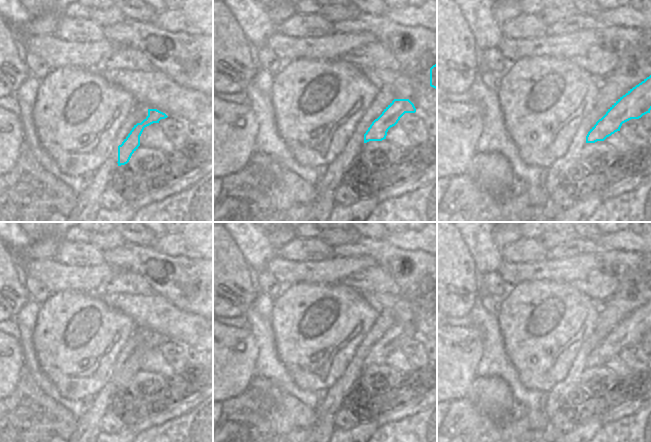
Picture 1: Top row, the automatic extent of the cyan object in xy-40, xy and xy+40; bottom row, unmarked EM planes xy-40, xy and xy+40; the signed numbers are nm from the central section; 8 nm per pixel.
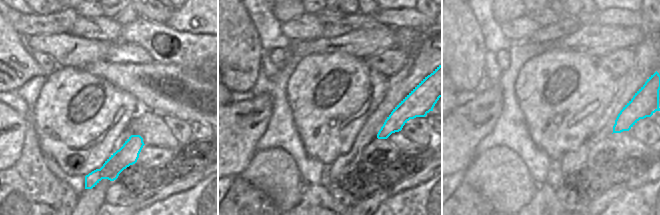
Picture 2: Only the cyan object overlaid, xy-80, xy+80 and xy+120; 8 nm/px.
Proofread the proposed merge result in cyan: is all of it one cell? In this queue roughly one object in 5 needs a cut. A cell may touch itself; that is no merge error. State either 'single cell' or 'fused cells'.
single cell

